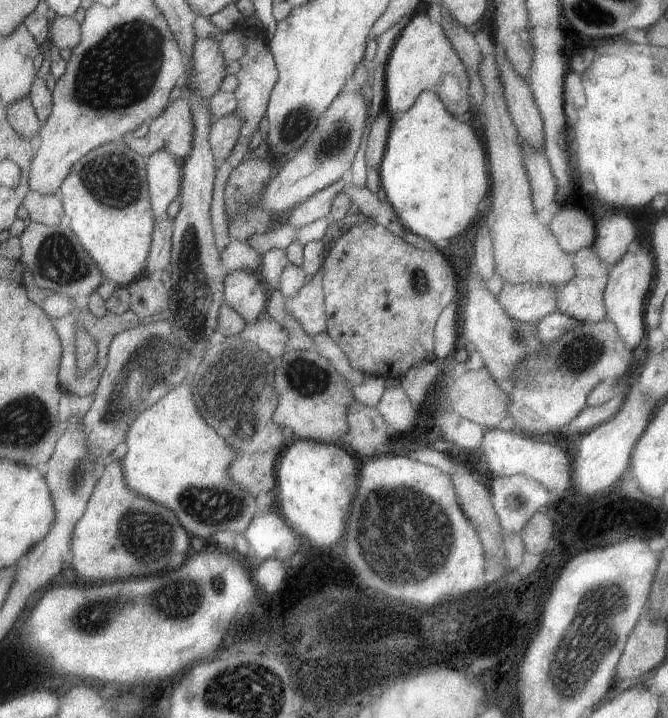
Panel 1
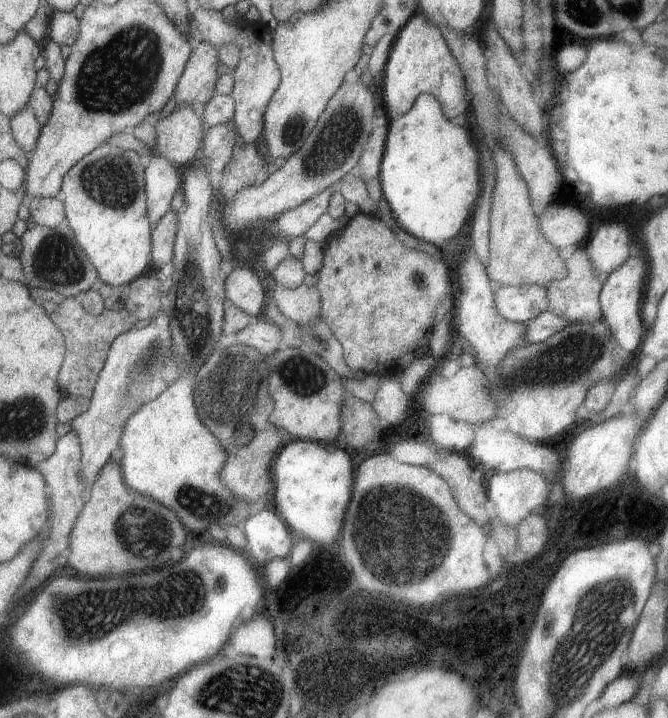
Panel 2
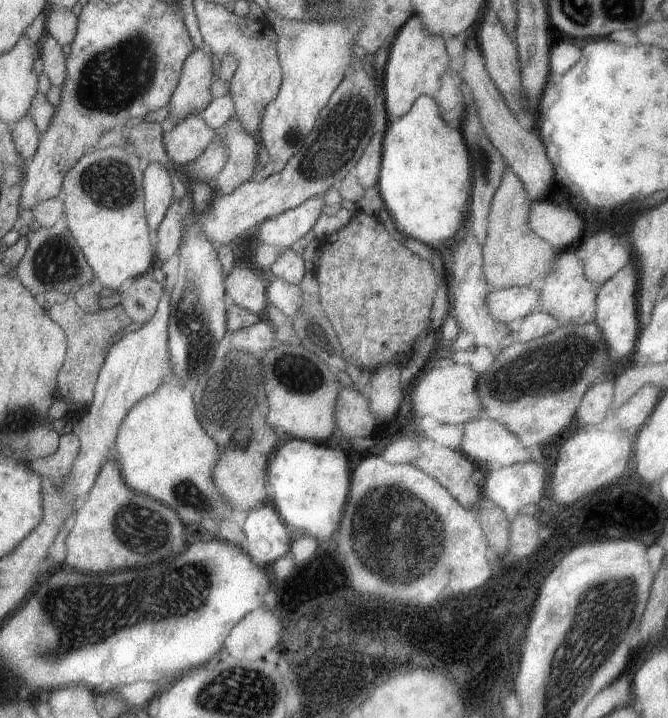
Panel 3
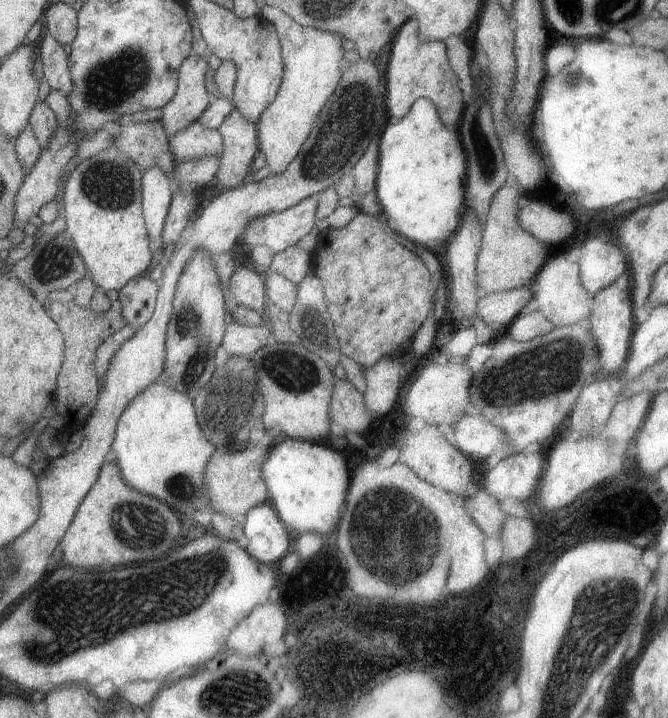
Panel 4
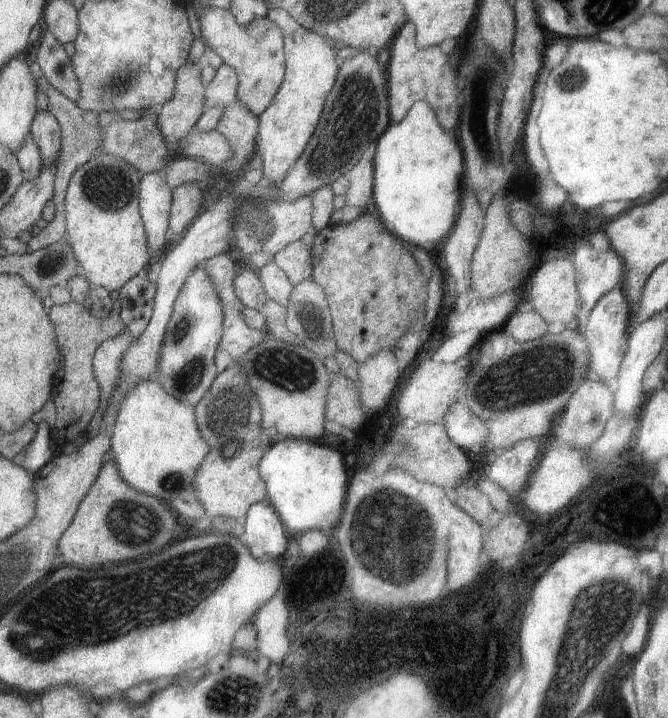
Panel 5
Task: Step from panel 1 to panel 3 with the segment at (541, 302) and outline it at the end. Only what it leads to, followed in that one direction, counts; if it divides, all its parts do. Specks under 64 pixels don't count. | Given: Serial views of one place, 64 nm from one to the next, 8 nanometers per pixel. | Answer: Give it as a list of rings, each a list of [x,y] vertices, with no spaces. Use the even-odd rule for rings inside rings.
[[[533,286],[493,290],[485,298],[489,316],[501,324],[507,324],[515,318],[525,318],[527,314],[531,314],[531,308],[535,304],[539,302],[537,302],[537,290]]]

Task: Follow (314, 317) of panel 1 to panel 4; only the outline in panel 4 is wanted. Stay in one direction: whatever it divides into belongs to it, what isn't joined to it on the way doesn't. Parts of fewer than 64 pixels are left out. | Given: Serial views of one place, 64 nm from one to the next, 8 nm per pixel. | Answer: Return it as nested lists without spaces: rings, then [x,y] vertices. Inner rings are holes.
[[[265,268],[259,270],[263,274],[263,282],[265,282],[265,292],[267,292],[267,302],[279,306],[285,312],[291,312],[293,304],[295,304],[295,296],[297,296],[297,286],[287,280],[285,276],[277,274],[275,268]]]

